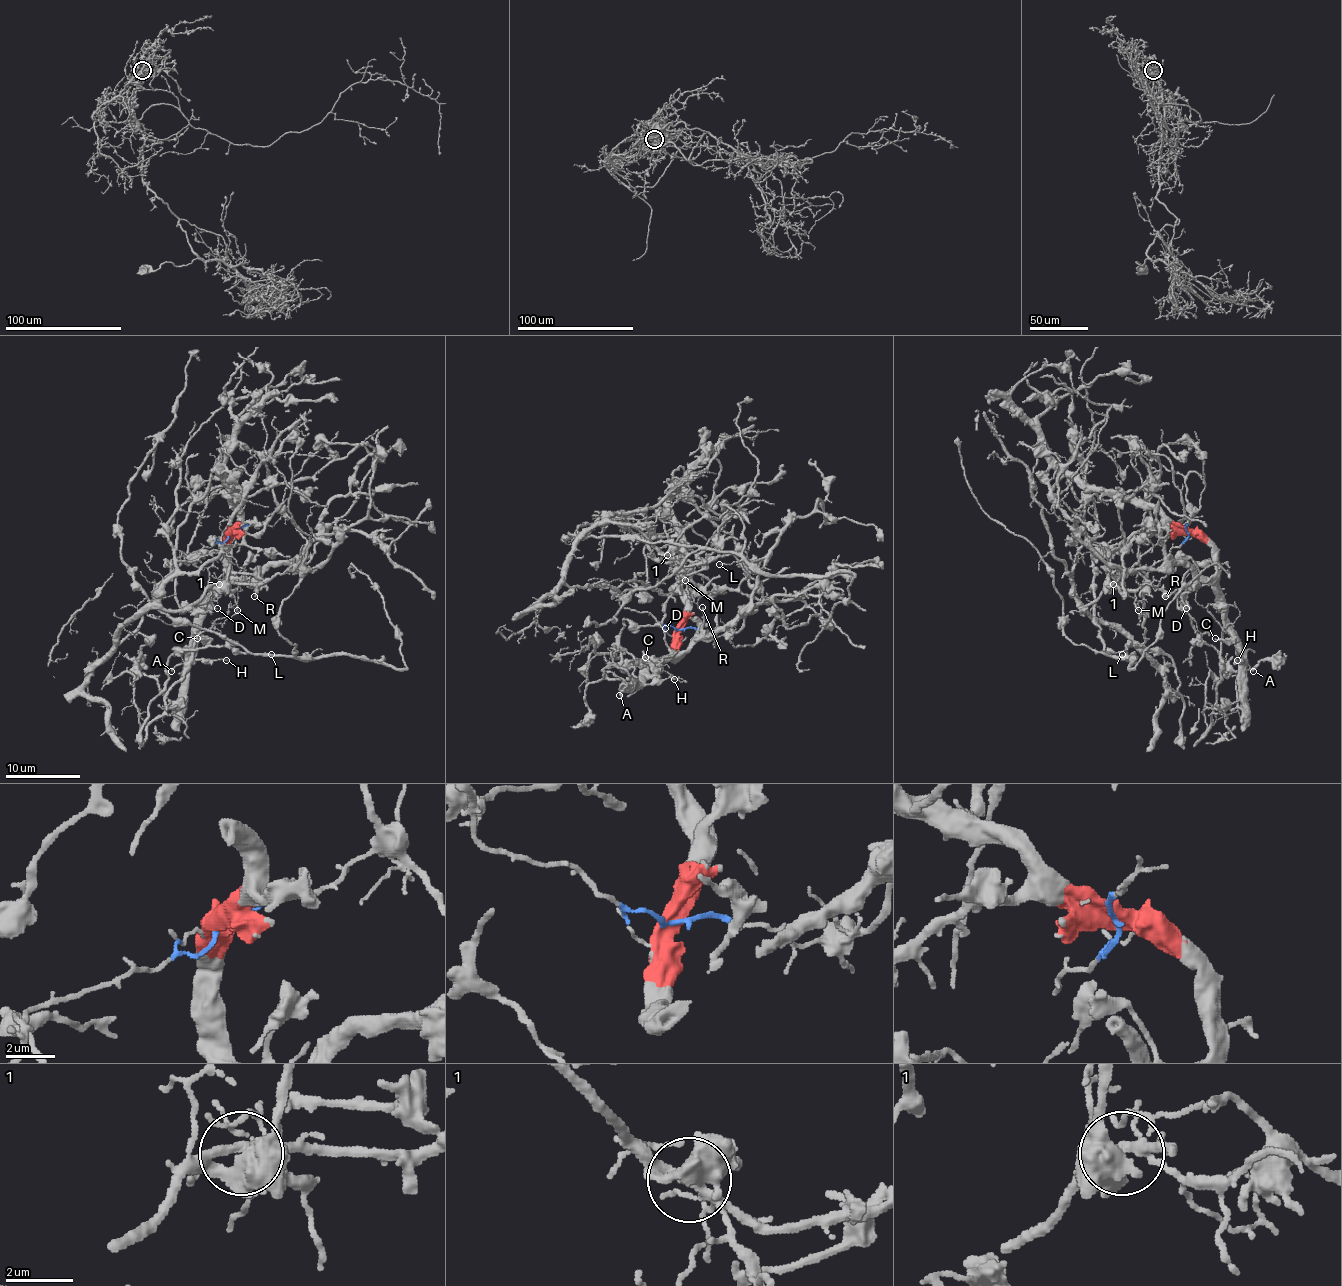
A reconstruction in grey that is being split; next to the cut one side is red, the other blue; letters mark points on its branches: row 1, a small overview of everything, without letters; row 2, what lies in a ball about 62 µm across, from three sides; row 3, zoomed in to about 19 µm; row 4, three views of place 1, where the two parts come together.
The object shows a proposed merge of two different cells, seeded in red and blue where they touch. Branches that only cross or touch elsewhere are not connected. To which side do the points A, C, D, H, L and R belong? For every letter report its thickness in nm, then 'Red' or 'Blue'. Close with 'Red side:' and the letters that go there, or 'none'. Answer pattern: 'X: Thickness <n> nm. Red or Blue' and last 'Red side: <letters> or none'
A: Thickness 240 nm. Red
C: Thickness 200 nm. Red
D: Thickness 140 nm. Red
H: Thickness 140 nm. Red
L: Thickness 120 nm. Blue
R: Thickness 180 nm. Red
Red side: A, C, D, H, R

